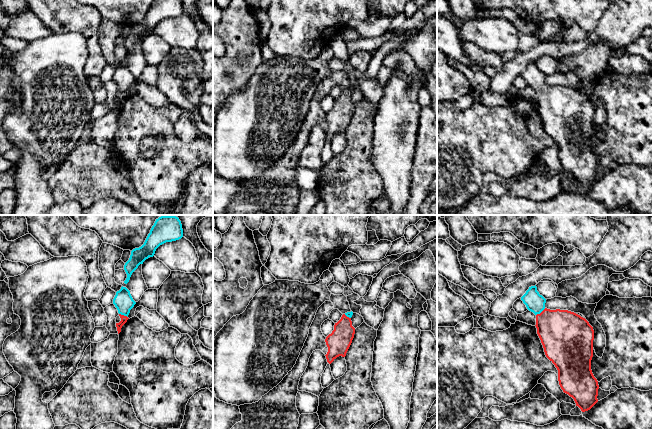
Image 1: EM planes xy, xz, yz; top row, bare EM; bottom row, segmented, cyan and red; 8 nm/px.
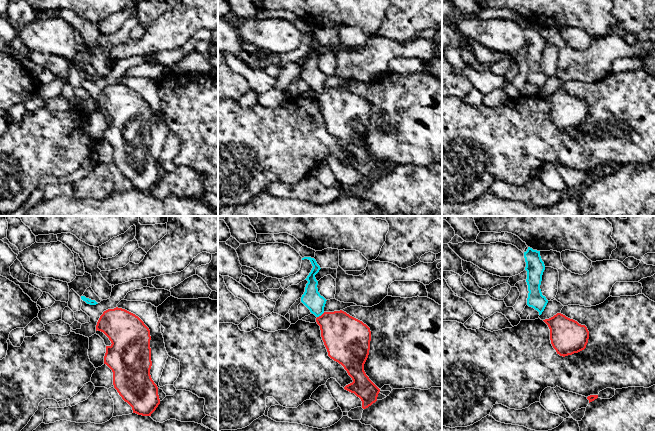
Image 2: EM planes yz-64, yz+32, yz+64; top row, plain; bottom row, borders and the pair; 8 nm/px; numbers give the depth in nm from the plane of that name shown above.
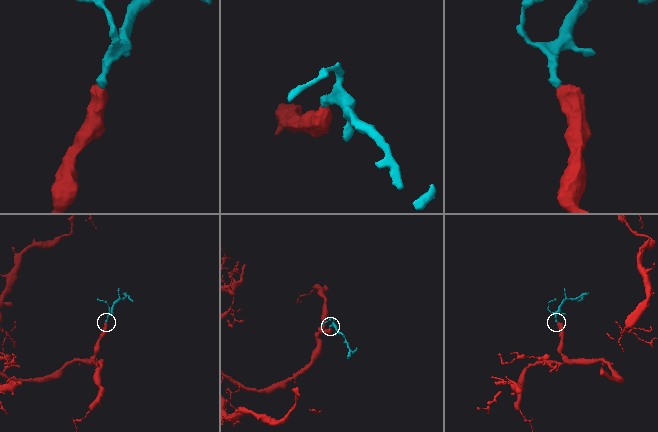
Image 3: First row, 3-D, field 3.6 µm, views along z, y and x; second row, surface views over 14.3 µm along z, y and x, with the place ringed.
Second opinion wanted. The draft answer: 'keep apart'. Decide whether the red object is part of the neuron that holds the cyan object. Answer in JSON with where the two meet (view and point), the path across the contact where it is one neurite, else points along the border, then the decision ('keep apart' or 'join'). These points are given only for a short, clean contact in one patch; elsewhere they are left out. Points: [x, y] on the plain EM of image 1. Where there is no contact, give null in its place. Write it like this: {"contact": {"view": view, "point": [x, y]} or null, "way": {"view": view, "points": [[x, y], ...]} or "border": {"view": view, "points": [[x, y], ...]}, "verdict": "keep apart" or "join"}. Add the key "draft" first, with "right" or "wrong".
{"draft": "wrong", "contact": {"view": "yz", "point": [540, 88]}, "way": {"view": "yz", "points": [[534, 78], [540, 88], [563, 109]]}, "verdict": "join"}

